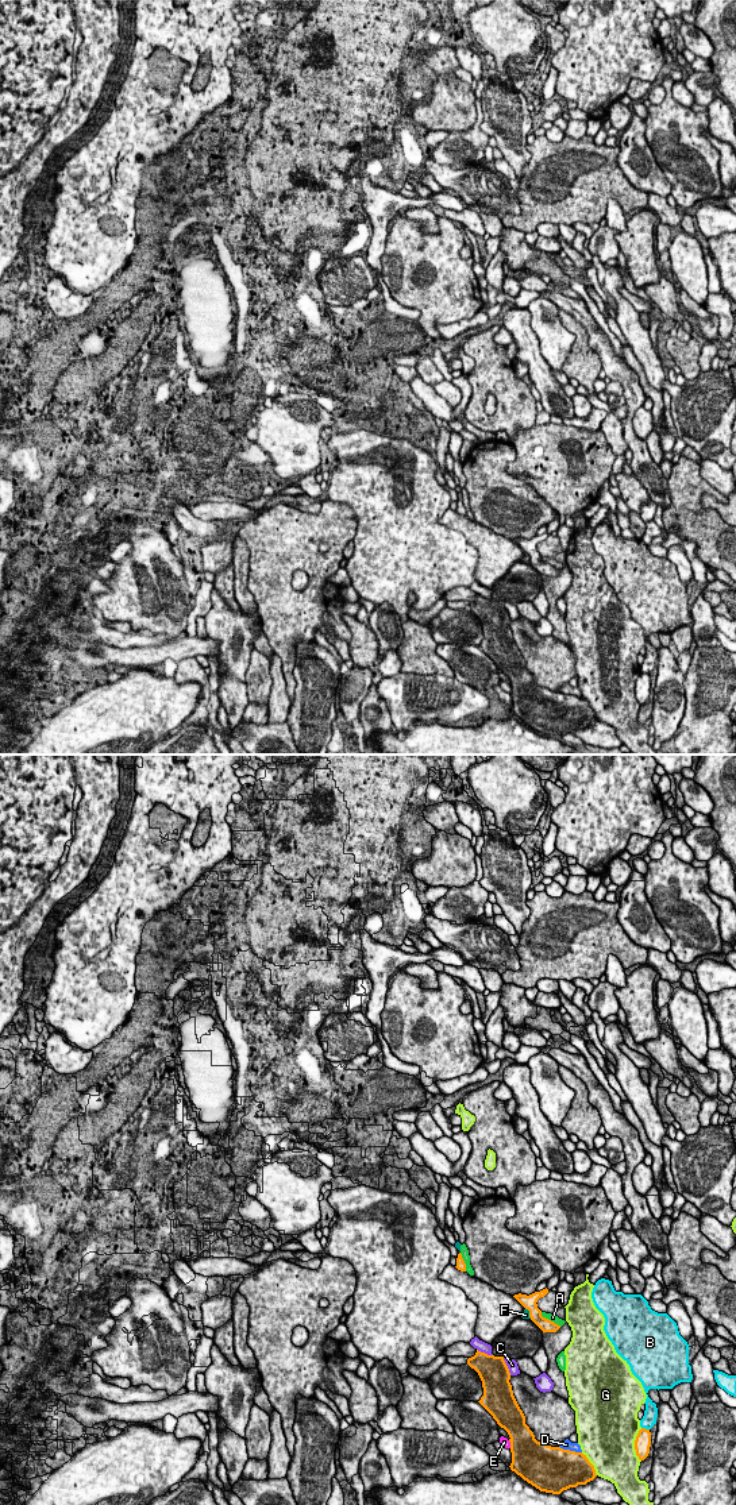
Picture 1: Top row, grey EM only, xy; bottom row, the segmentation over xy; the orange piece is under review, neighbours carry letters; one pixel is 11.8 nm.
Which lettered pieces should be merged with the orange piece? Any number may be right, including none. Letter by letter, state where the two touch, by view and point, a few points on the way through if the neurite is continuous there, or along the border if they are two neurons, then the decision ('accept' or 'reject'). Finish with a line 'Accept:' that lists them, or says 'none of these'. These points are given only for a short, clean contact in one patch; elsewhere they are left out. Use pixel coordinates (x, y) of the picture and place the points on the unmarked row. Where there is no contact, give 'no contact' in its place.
A: xy (550, 564) | reject
B: xy (644, 672) | along xy (642, 671), (648, 674) | reject
C: xy (507, 610) | accept
D: xy (569, 694) | reject
E: xy (511, 689) | along xy (508, 685), (511, 691) | reject
F: xy (530, 558) | reject
G: xy (635, 689) | reject
Accept: C

